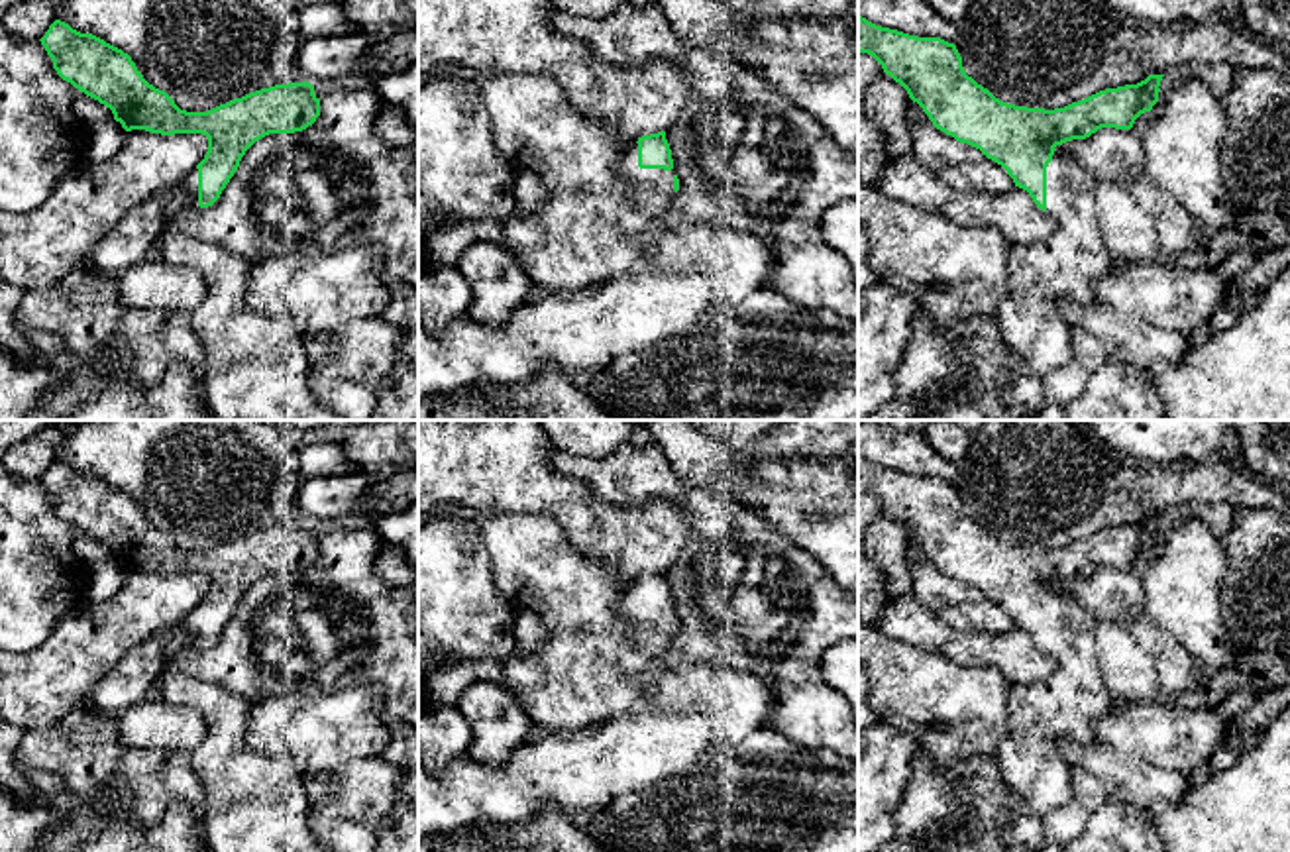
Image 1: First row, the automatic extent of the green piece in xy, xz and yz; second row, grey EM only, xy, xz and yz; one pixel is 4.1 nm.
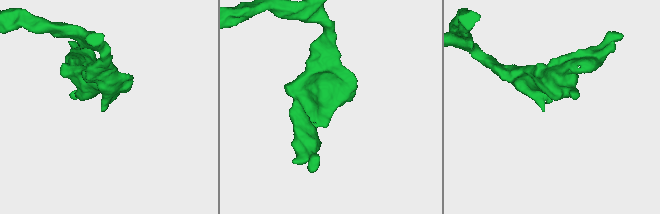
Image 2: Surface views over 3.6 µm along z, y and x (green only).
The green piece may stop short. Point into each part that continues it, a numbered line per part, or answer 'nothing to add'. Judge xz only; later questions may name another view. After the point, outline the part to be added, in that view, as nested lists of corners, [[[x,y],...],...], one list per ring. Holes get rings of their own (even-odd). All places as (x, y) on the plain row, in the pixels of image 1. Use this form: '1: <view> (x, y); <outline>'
1: xz (652, 629); [[[636,581],[628,589],[628,595],[620,605],[620,612],[630,620],[634,640],[646,654],[662,654],[672,646],[675,636],[675,609],[640,609]]]

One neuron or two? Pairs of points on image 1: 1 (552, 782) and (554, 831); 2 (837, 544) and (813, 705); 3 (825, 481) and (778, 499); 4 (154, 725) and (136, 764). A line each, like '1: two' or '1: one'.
1: two
2: two
3: one
4: two

